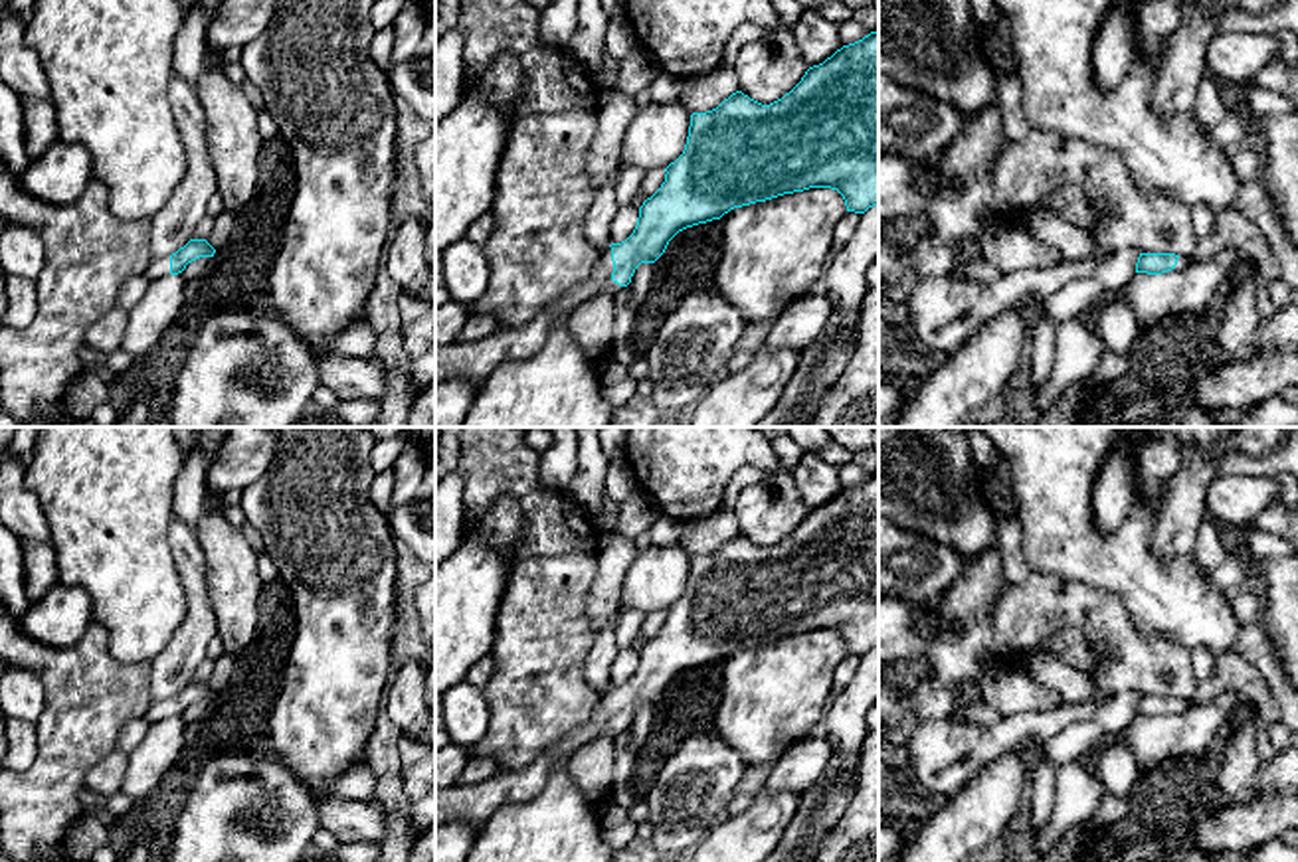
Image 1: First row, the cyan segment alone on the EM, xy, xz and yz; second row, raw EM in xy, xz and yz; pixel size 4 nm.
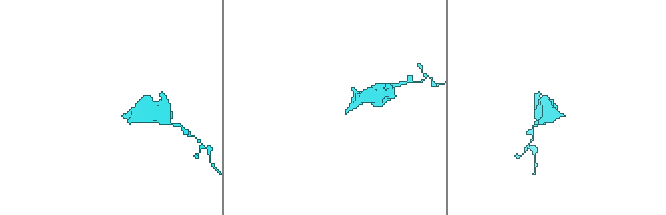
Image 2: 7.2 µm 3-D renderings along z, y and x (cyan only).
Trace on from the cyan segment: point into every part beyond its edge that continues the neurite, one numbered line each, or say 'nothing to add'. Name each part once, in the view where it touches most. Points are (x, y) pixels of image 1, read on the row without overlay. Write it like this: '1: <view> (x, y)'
1: xz (473, 803)

